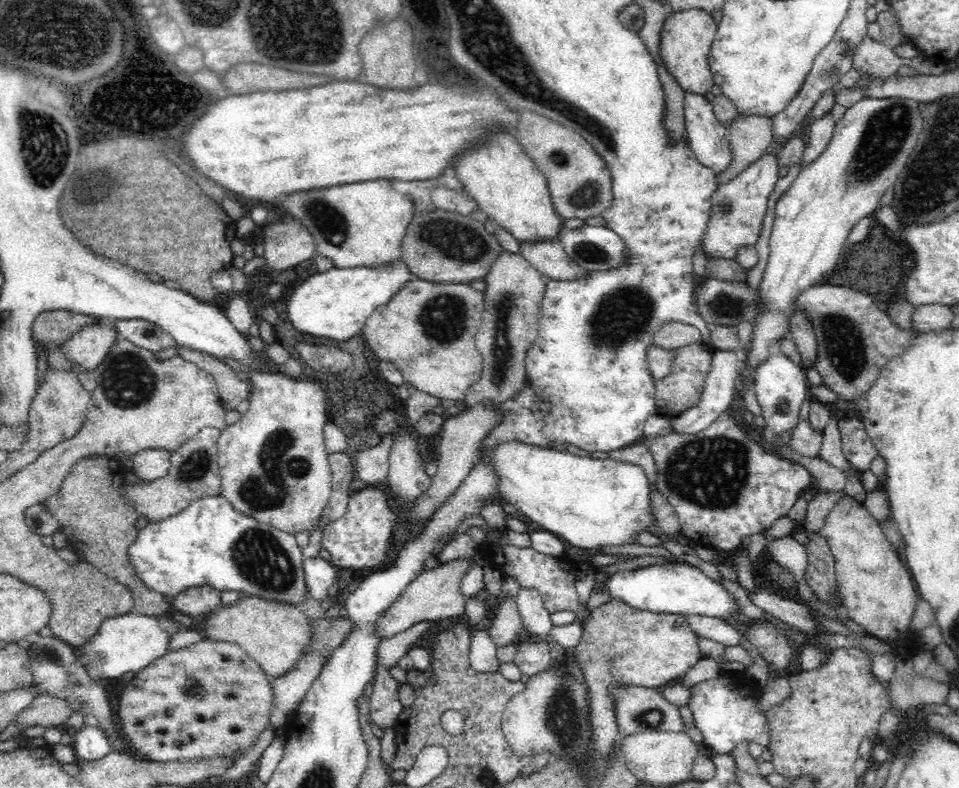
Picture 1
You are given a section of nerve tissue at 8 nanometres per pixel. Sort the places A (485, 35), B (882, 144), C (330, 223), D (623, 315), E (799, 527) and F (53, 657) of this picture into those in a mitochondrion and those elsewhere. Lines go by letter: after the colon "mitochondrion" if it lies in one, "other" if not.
A: mitochondrion
B: mitochondrion
C: mitochondrion
D: mitochondrion
E: other
F: mitochondrion

